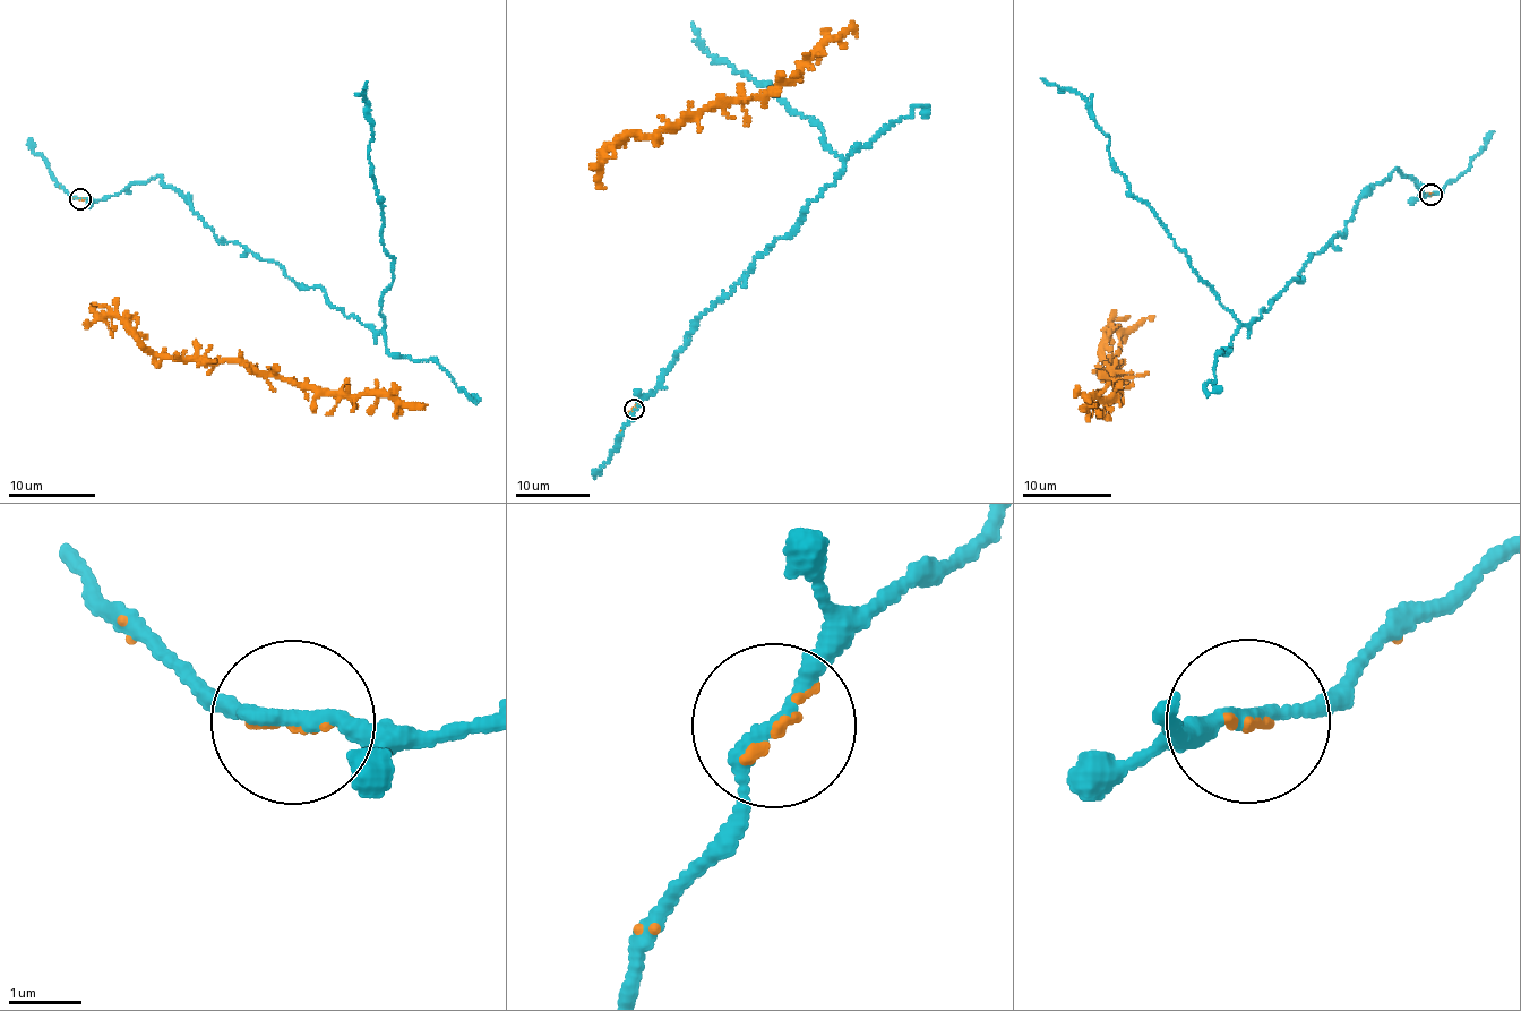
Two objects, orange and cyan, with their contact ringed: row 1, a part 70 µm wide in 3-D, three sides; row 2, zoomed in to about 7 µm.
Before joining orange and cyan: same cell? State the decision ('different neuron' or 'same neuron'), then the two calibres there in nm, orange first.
same neuron | 110/200 nm

